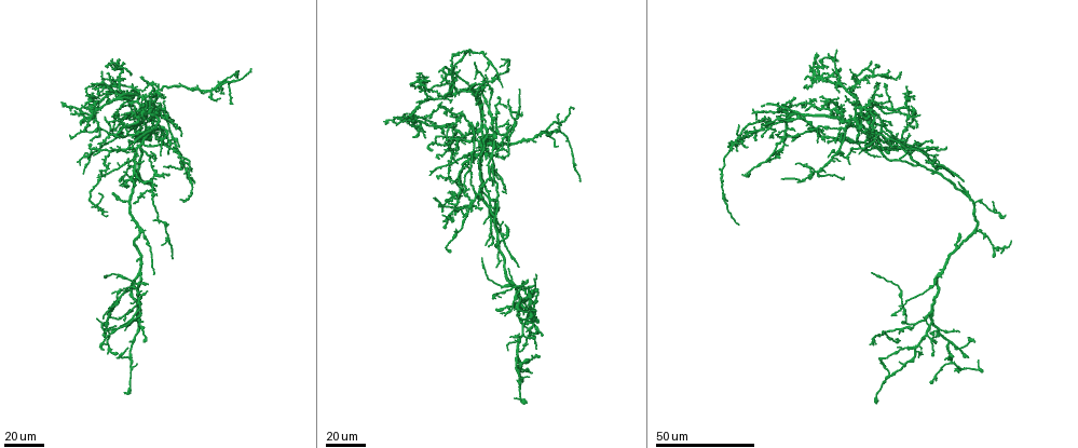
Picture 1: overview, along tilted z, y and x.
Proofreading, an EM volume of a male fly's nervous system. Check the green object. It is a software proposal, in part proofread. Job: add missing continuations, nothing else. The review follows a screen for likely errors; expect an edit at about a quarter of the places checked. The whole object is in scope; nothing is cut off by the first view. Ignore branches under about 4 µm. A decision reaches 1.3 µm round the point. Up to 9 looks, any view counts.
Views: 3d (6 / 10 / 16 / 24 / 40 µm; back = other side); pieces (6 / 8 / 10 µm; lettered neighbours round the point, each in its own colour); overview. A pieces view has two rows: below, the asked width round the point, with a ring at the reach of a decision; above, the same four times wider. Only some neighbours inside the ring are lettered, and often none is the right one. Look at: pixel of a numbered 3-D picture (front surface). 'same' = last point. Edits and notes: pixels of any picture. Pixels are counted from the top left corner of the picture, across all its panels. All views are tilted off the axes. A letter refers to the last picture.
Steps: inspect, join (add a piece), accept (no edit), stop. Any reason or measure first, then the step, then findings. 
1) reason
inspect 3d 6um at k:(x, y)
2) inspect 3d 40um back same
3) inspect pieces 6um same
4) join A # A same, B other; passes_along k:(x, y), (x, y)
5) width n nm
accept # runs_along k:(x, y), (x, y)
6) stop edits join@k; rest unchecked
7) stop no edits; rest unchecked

long arm stops here
inspect 3d 24um at 1:(131, 147)

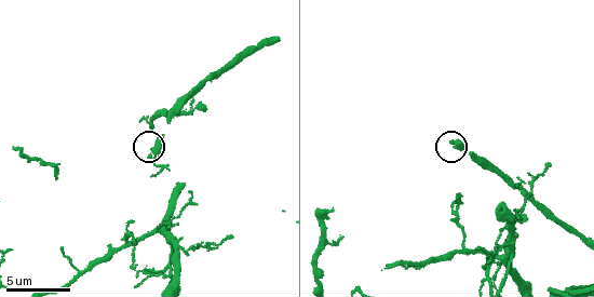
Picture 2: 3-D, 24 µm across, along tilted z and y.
inspect pieces 8um at 2:(453, 142)

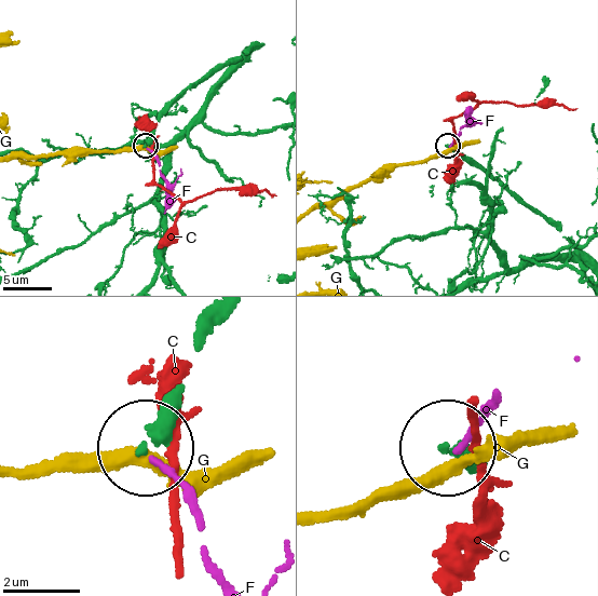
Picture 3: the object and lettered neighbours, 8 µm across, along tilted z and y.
width 240 nm
accept # C other, F other, G other; none of them fits

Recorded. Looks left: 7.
end of a long branch
inspect 3d 40um at 1:(520, 90)

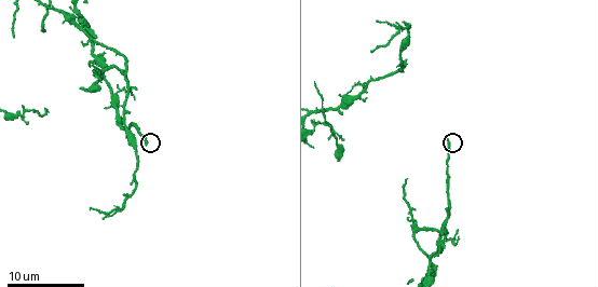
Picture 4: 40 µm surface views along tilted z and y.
what lies round it
inspect pieces 8um at 4:(447, 140)

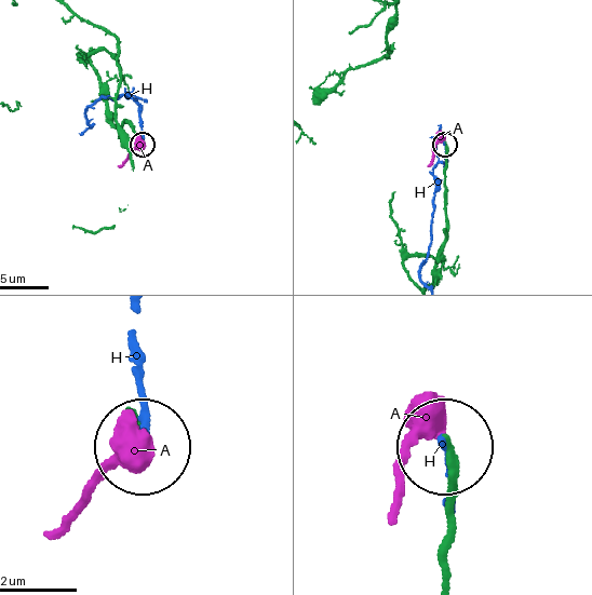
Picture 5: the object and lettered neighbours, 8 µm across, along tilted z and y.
width 190 nm
accept # A other, H other; runs_along 5:(448, 579), (445, 452); no lettered piece goes on from it

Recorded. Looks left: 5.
inspect 3d 24um at 1:(423, 136)

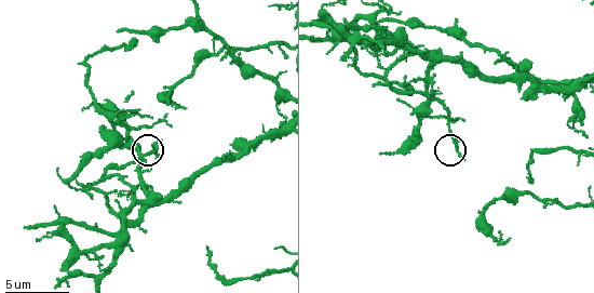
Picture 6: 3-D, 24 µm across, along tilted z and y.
inspect 3d 10um at 6:(462, 158)

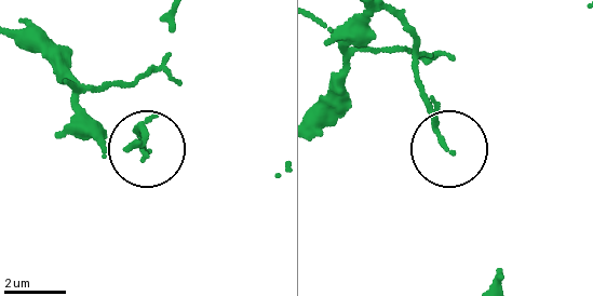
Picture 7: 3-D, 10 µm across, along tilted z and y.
inspect pieces 6um at 7:(444, 149)

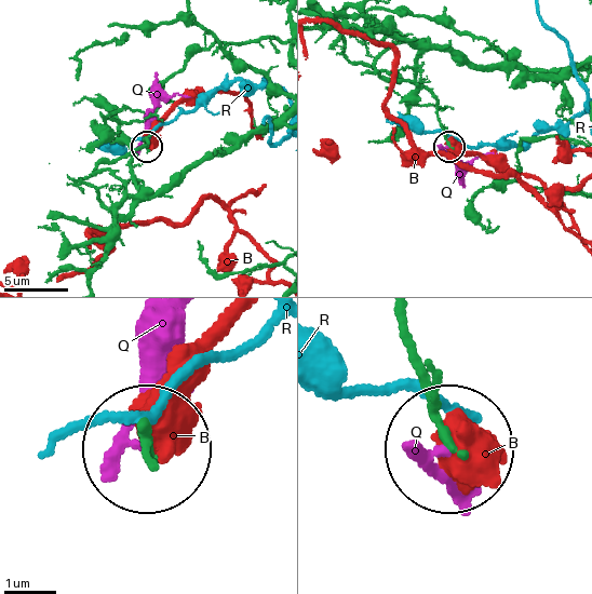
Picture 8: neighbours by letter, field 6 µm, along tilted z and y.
accept # B other, Q other, R other; runs_along 8:(404, 320), (446, 444); none of them fits

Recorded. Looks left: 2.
free end
inspect 3d 40um at 1:(836, 50)

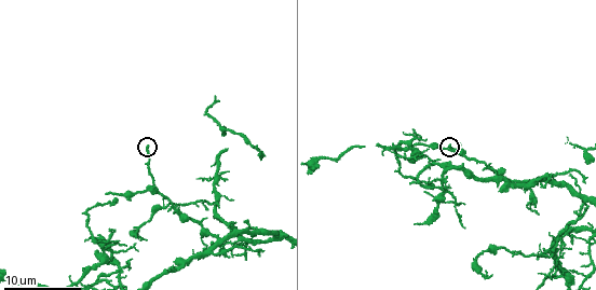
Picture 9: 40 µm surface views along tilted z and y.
what lies round it
inspect pieces 6um at 9:(145, 146)

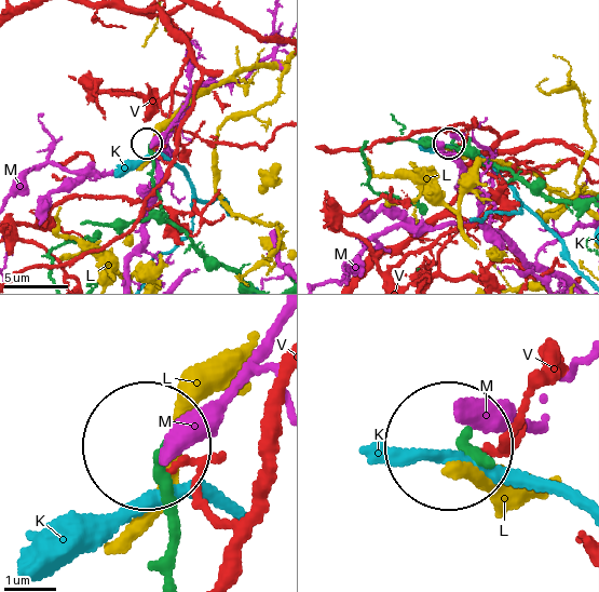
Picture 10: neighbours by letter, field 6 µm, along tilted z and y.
accept # K other, L other, M other, V other; runs_along 10:(582, 199), (545, 194), (516, 173), (451, 142); none of them fits

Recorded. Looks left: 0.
stop no edits; rest unchecked

